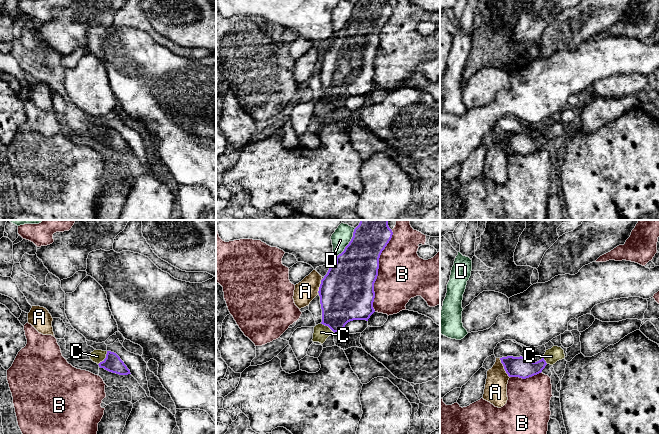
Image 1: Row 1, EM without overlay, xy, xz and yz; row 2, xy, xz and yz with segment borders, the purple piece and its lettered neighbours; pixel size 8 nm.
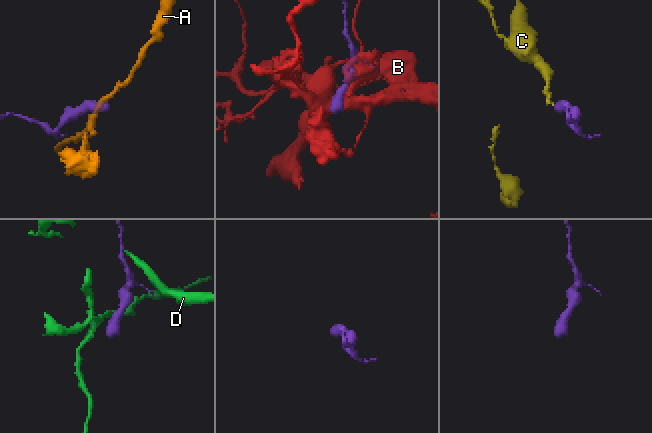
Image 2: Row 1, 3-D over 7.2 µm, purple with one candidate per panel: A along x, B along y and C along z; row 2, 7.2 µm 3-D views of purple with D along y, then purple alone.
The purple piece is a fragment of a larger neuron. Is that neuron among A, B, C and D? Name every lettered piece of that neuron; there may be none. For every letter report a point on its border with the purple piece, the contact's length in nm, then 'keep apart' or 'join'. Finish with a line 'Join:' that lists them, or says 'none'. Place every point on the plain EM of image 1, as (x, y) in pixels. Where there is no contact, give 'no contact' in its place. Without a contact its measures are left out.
A: contact yz (504, 144); length 180 nm; keep apart
B: contact xz (377, 47); length 650 nm; keep apart
C: contact xy (105, 134); length 130 nm; join
D: contact xz (349, 19); length 280 nm; keep apart
Join: C

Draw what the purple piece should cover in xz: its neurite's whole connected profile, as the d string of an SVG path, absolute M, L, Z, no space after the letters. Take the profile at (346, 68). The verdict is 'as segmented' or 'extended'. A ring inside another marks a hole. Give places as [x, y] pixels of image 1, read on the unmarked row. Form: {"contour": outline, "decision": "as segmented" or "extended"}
{"contour": "M359 0L353 8L353 13L344 27L336 32L336 39L330 42L327 50L321 56L319 63L322 98L314 103L313 118L323 120L335 108L344 106L345 101L353 96L366 96L375 88L373 78L375 74L374 59L378 52L379 34L393 11L388 0Z", "decision": "extended"}

